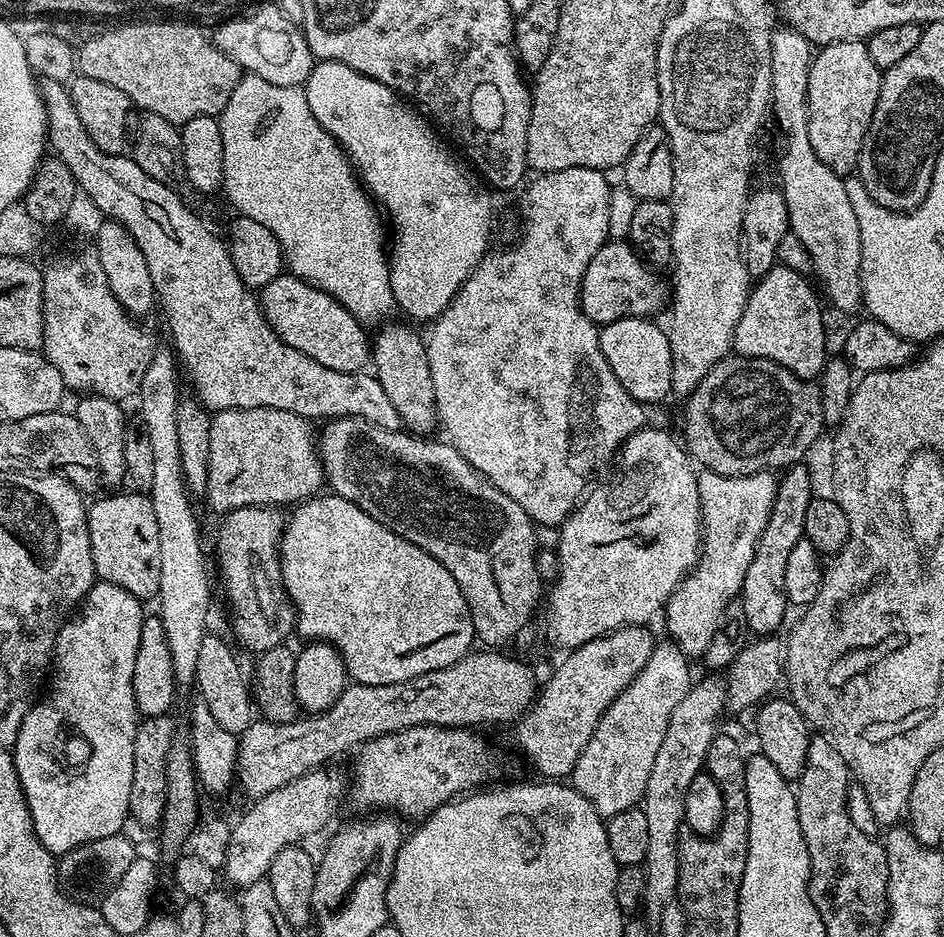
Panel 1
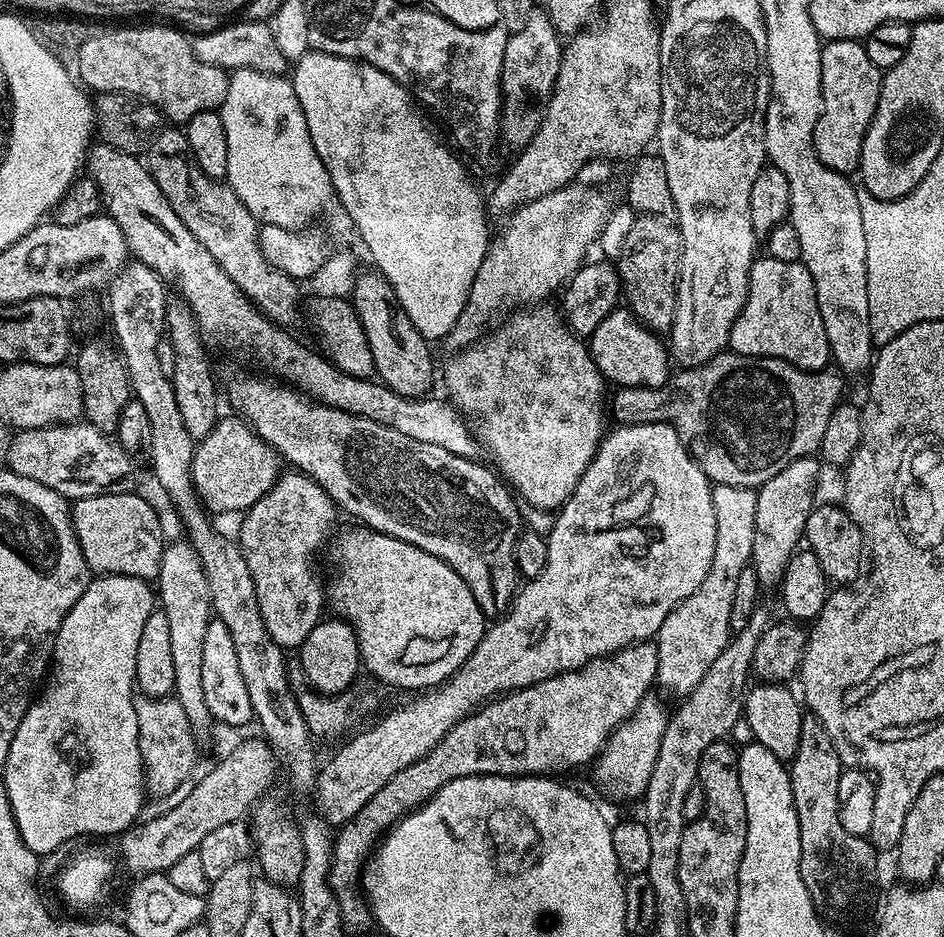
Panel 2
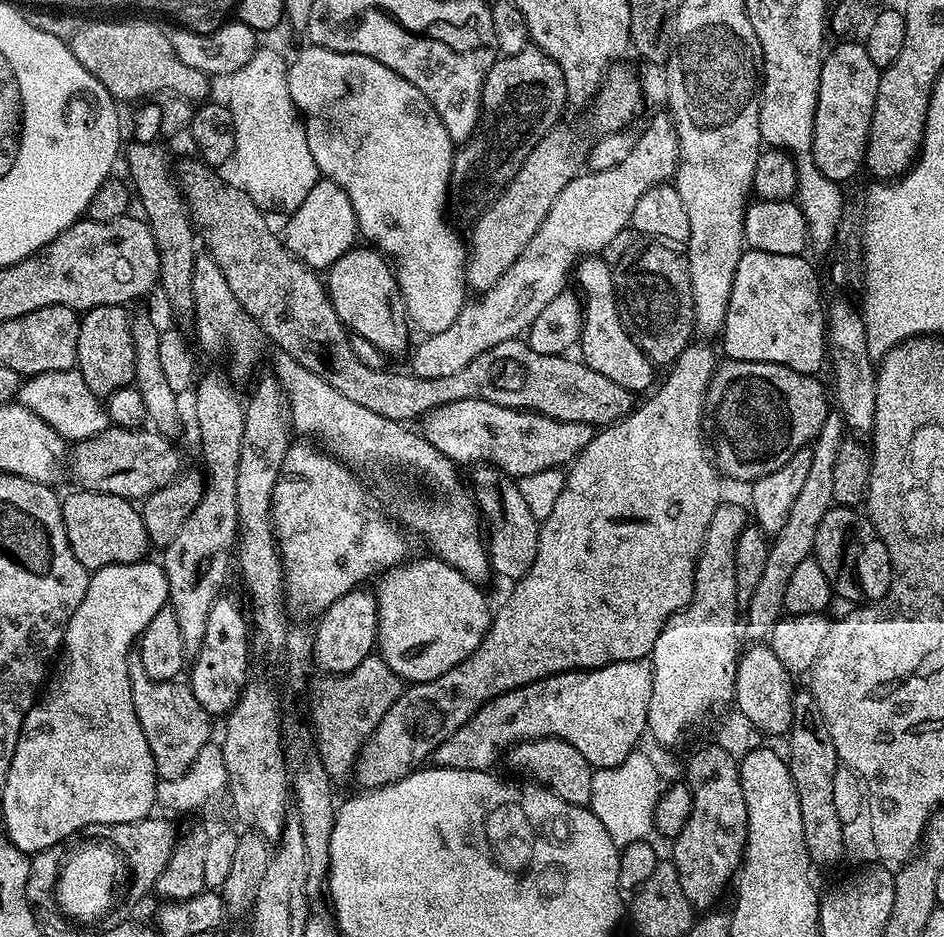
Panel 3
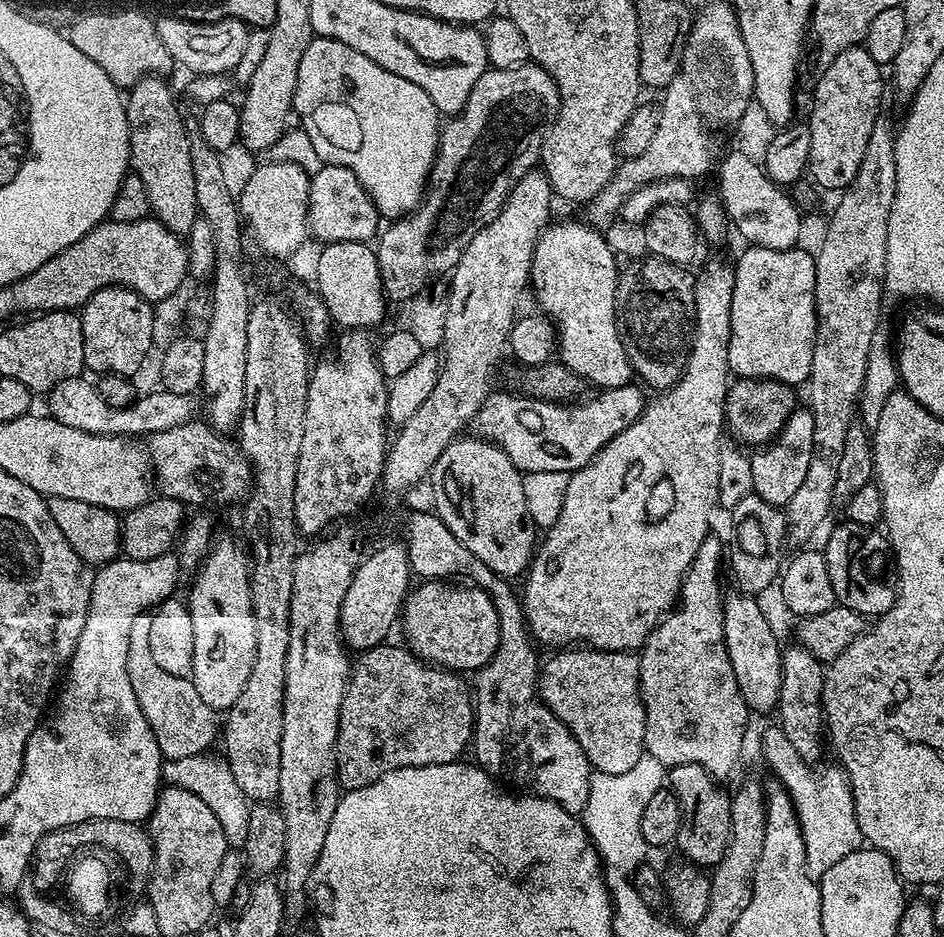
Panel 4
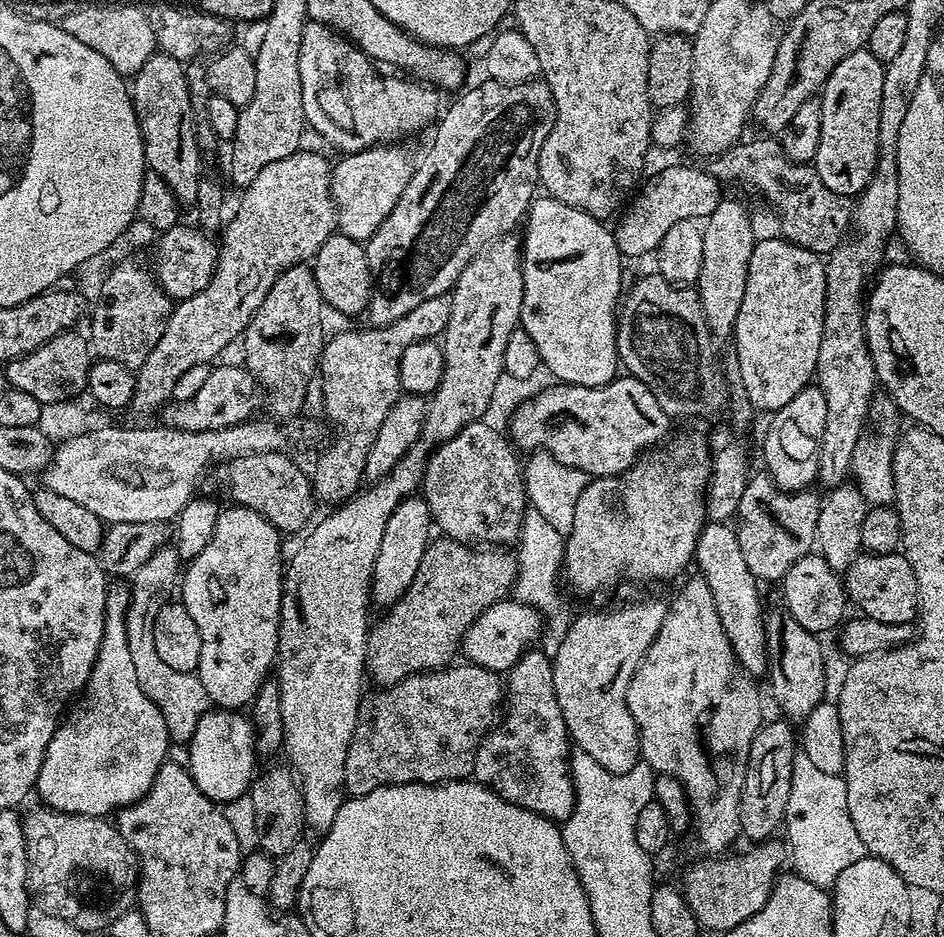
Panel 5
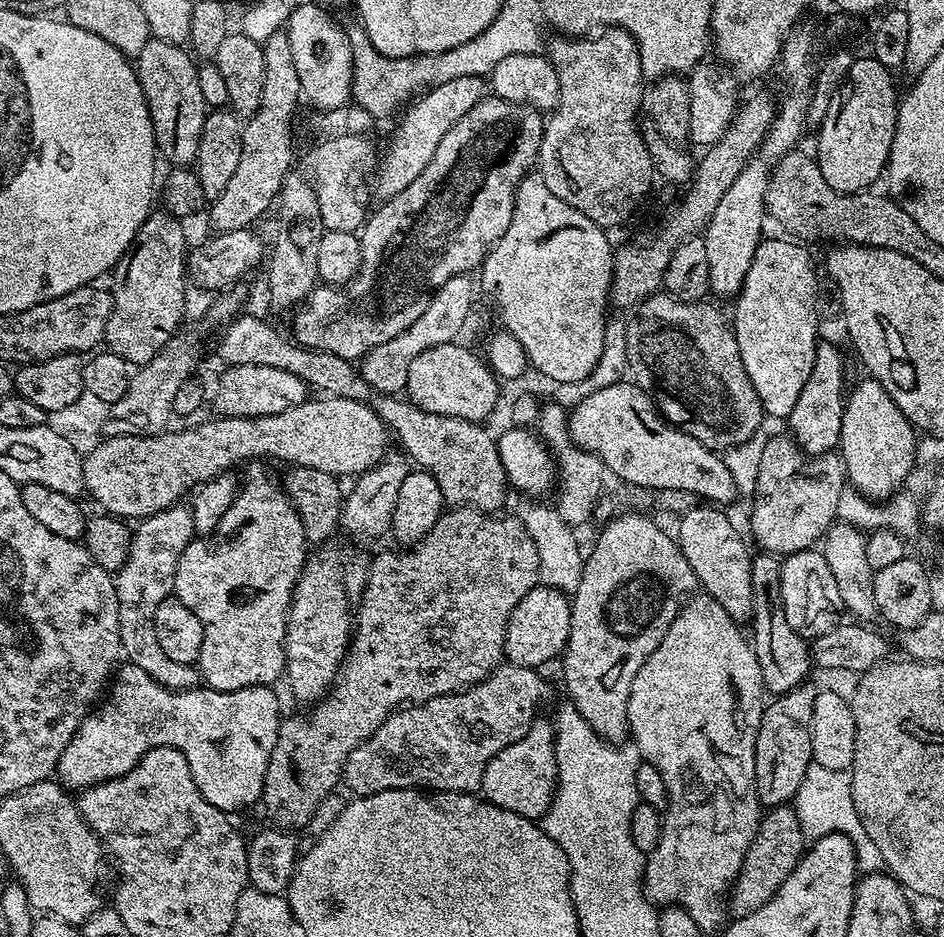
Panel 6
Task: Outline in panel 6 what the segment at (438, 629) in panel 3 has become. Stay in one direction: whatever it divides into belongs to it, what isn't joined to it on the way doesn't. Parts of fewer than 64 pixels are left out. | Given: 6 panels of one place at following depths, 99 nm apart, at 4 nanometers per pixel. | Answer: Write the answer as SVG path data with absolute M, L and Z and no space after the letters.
M537 586L518 602L514 614L508 623L508 633L504 639L504 655L509 661L523 668L543 669L543 664L548 664L552 659L559 657L563 653L564 647L568 645L568 635L570 634L570 620L572 618L572 602L565 593L558 589Z

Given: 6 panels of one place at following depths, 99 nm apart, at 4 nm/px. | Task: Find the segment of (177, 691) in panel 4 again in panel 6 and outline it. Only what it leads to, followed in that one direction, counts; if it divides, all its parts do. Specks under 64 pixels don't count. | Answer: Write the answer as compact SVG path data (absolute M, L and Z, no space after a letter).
M183 503L148 516L135 525L128 560L114 576L120 647L127 663L138 666L138 670L146 670L150 678L173 690L195 688L202 677L193 665L166 658L162 646L158 646L158 634L154 634L154 610L158 610L158 605L173 595L178 562L195 536L191 507Z

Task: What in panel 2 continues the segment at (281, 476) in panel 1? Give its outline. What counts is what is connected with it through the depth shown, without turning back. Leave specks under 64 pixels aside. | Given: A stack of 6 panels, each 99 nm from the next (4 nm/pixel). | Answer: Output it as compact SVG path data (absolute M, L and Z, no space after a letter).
M231 414L225 418L217 419L216 425L207 432L203 440L195 445L192 453L192 485L200 496L200 502L209 513L237 512L243 514L258 502L271 489L277 476L282 471L282 457L276 449L271 448L256 429L247 420L239 415Z

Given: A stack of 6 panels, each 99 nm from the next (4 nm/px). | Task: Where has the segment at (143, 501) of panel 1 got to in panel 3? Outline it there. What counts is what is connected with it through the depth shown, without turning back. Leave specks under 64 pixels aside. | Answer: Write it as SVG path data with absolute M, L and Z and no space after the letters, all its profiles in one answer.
M75 490L61 499L62 522L66 526L66 538L74 558L82 562L89 573L115 564L137 564L149 555L150 541L146 526L135 503L109 492L85 492Z

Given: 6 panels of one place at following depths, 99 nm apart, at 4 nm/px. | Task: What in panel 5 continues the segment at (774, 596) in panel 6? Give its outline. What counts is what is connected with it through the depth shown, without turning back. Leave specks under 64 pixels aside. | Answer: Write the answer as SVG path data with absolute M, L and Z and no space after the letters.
M787 610L769 611L764 617L764 629L768 639L768 670L766 681L772 687L772 696L781 708L783 715L792 722L803 722L812 710L826 700L824 691L828 688L828 668L824 665L824 648L820 645L821 637L798 626L796 619Z

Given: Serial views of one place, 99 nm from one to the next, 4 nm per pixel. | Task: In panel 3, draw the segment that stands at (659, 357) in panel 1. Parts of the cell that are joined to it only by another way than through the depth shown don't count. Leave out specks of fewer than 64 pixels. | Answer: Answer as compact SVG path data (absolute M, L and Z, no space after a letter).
M585 258L576 265L574 280L580 283L579 291L582 293L584 306L584 325L580 331L578 345L578 352L581 352L579 355L583 363L598 370L598 374L606 374L610 382L618 382L618 386L626 386L628 392L639 394L645 391L644 393L647 393L653 387L652 379L655 378L657 369L622 326L620 309L616 307L613 265L607 264L602 258Z

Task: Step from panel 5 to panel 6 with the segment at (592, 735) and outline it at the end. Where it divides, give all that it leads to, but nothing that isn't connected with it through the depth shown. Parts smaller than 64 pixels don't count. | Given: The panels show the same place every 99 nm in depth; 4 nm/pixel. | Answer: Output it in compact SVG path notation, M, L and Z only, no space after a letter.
M628 512L625 516L616 514L612 516L607 523L603 525L604 533L600 536L600 541L596 544L596 549L592 553L587 553L584 569L581 574L581 581L578 582L576 592L571 593L572 602L572 618L570 620L570 634L568 635L568 645L564 647L562 653L562 661L564 660L564 684L568 687L568 696L571 707L578 710L578 714L582 714L582 718L586 722L590 722L590 726L603 740L620 742L629 735L628 731L628 699L630 698L630 686L634 682L634 678L638 674L638 670L642 670L642 666L646 662L646 658L650 658L650 654L654 654L654 650L658 650L658 646L662 642L662 638L666 638L666 630L670 630L670 626L674 622L674 618L678 618L681 608L688 603L690 597L697 591L696 575L694 570L690 570L690 562L686 562L686 558L682 554L679 543L675 539L672 540L651 520L648 516L643 516L640 512Z

